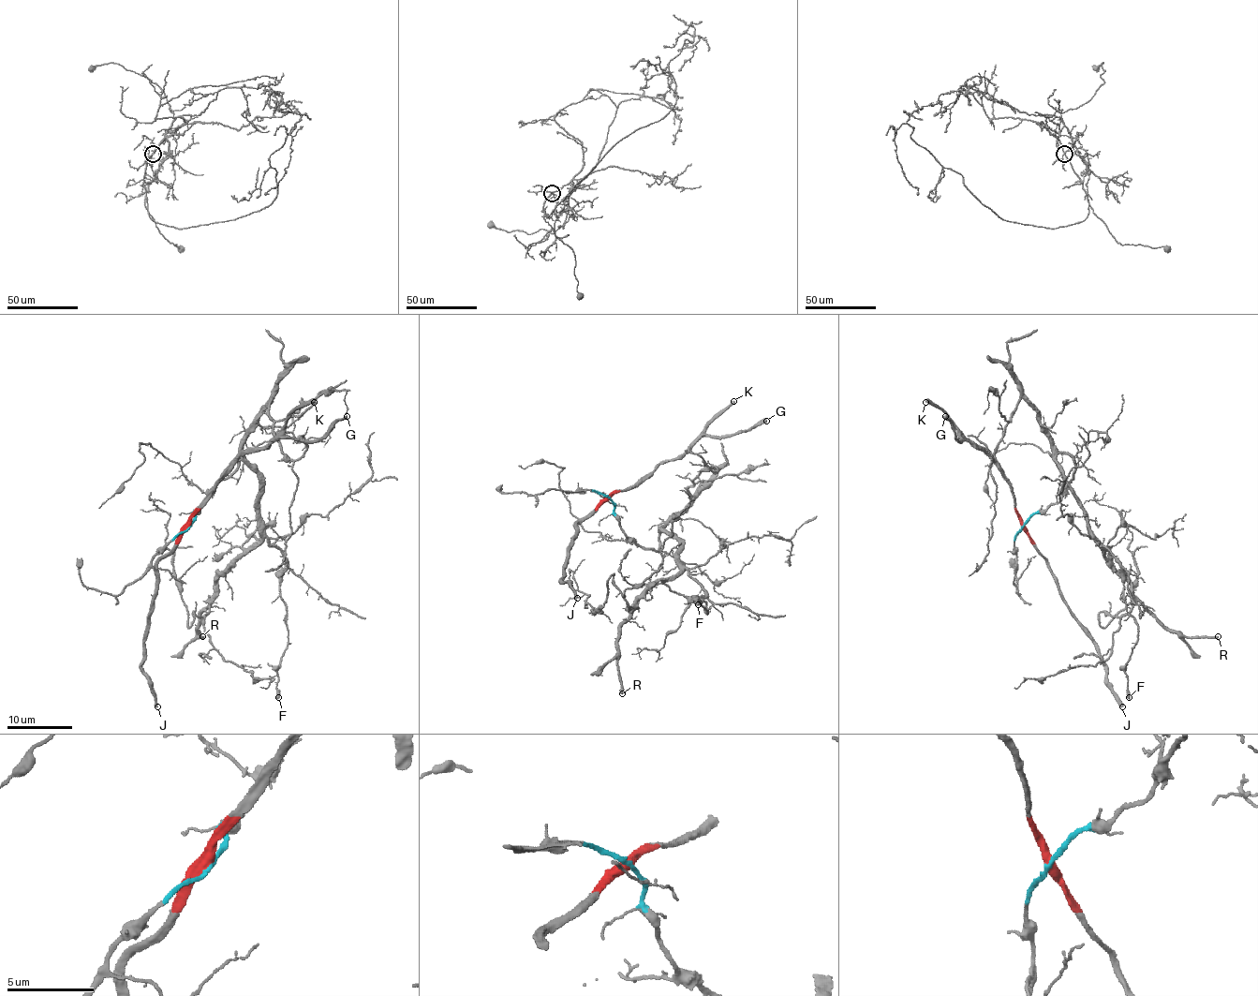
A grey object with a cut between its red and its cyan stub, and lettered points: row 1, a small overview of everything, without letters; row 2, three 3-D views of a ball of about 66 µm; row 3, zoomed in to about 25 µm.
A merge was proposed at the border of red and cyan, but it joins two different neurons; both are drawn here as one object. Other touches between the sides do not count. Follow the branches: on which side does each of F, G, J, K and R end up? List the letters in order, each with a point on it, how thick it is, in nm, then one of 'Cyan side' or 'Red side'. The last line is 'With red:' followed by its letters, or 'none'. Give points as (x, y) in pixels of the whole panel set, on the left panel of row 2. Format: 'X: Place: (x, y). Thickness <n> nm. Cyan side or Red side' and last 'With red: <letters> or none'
F: Place: (278, 697). Thickness 400 nm. Cyan side
G: Place: (347, 416). Thickness 380 nm. Red side
J: Place: (157, 706). Thickness 360 nm. Red side
K: Place: (314, 402). Thickness 400 nm. Red side
R: Place: (202, 636). Thickness 360 nm. Cyan side
With red: G, J, K

